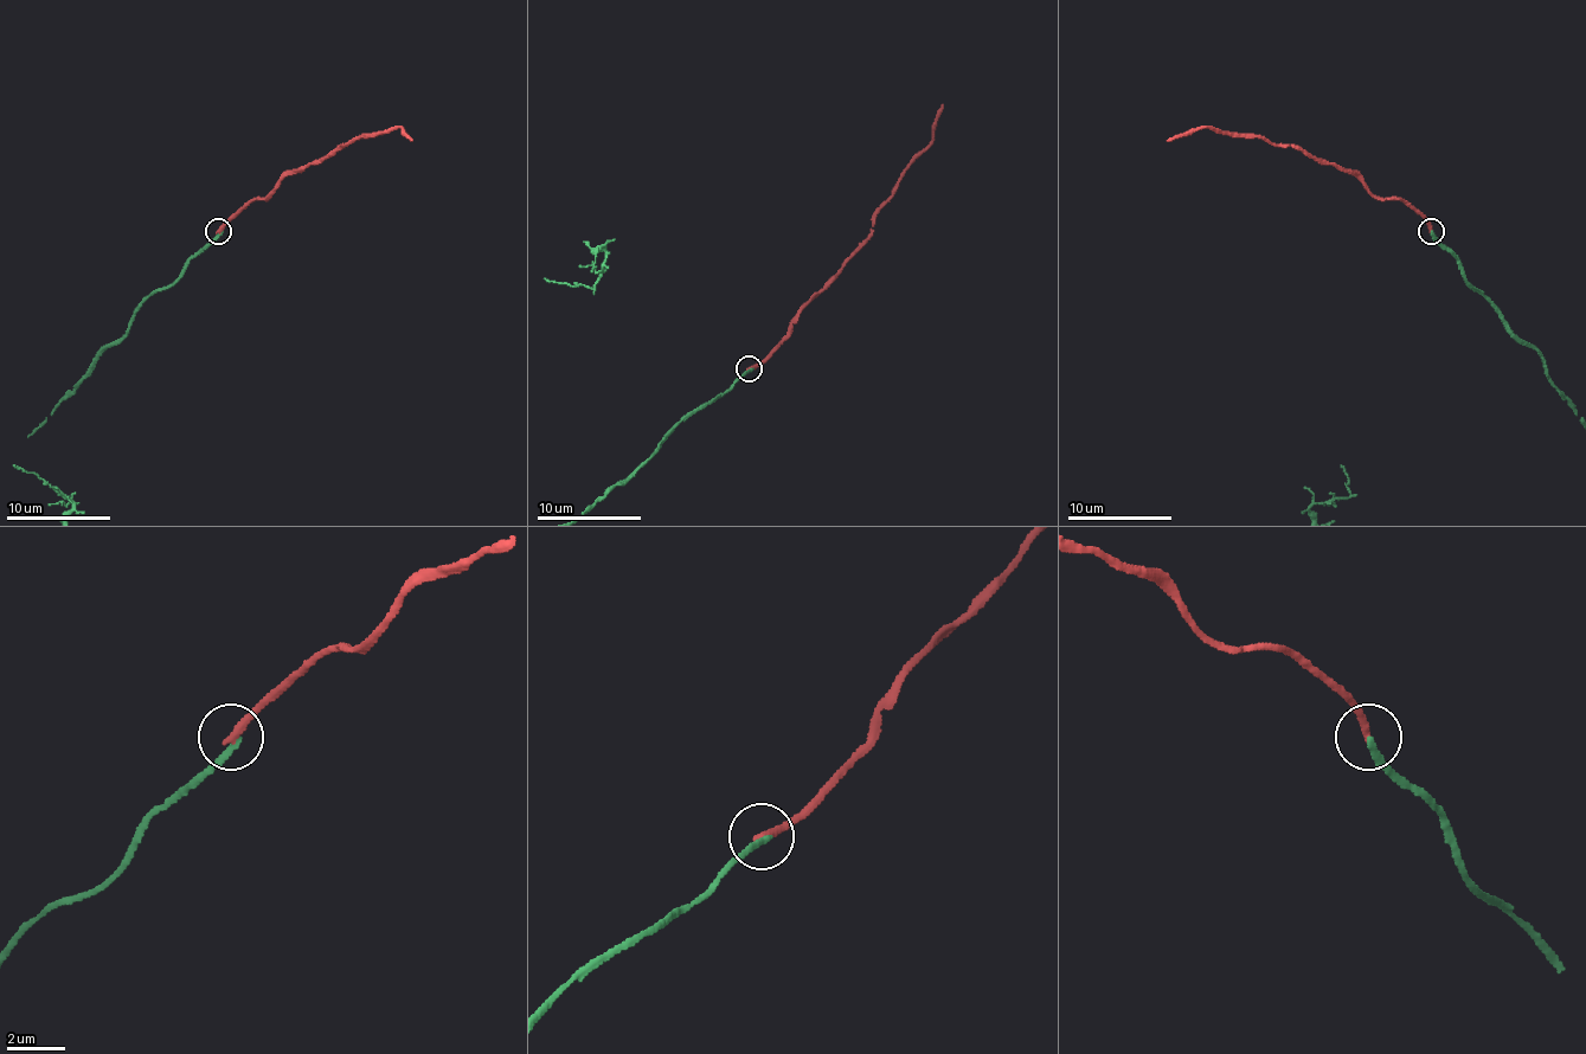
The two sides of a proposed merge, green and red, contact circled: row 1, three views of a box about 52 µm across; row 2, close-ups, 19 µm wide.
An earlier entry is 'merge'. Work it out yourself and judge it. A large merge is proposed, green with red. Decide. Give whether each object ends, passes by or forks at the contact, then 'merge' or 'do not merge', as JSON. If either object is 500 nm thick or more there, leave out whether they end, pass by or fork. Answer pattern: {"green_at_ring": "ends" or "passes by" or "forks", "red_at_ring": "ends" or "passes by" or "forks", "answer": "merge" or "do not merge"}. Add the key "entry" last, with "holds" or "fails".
{"green_at_ring": "ends", "red_at_ring": "ends", "answer": "do not merge", "entry": "fails"}

